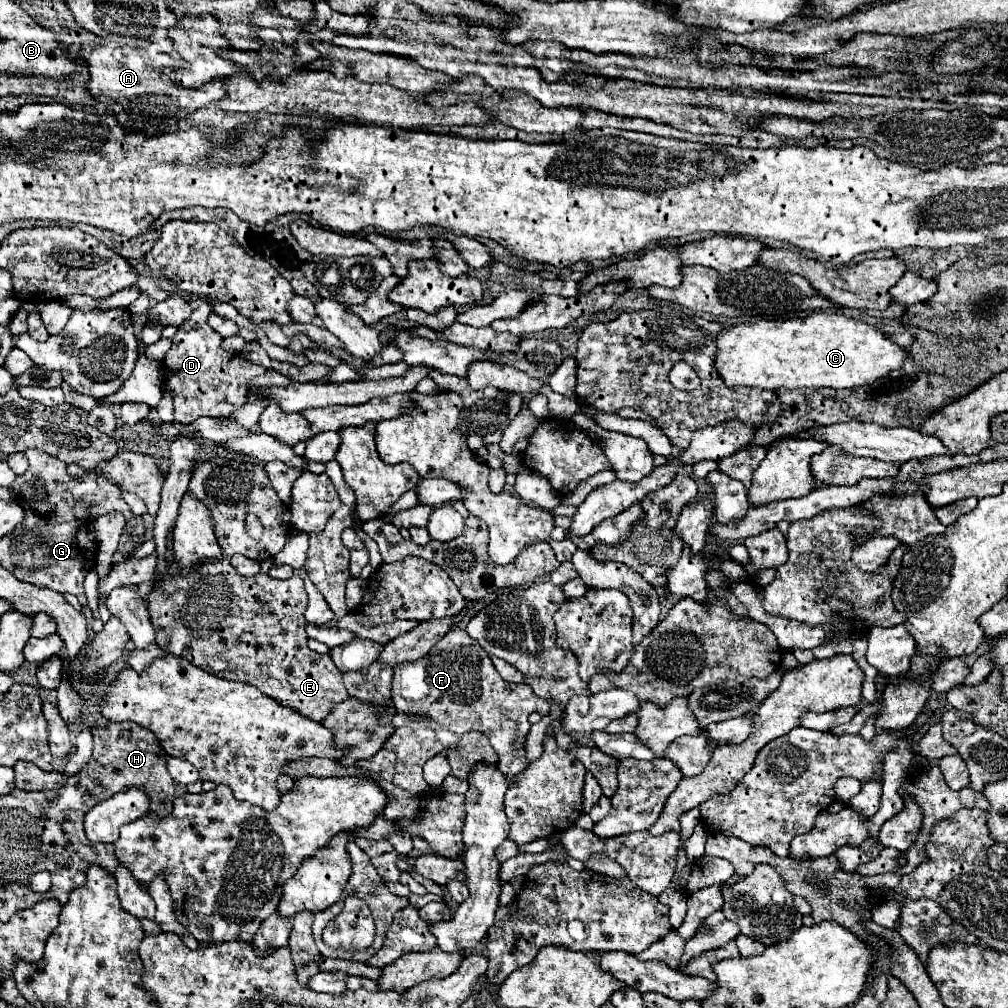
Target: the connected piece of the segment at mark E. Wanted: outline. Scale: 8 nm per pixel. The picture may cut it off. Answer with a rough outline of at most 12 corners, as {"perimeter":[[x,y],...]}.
{"perimeter":[[224,558],[148,596],[164,652],[314,722],[346,698],[304,580]]}

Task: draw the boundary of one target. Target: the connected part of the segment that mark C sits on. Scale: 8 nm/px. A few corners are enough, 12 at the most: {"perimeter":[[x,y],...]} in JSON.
{"perimeter":[[814,312],[722,330],[726,386],[856,388],[902,368],[878,328]]}

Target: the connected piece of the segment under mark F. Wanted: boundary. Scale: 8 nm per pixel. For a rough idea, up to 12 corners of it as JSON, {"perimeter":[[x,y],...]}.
{"perimeter":[[460,628],[394,666],[398,710],[458,736],[488,734],[498,768],[528,766],[532,712],[550,704],[504,682]]}

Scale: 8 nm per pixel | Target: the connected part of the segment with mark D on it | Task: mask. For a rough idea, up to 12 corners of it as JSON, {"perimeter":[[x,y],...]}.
{"perimeter":[[190,296],[166,352],[174,420],[230,416],[266,368],[226,352]]}

